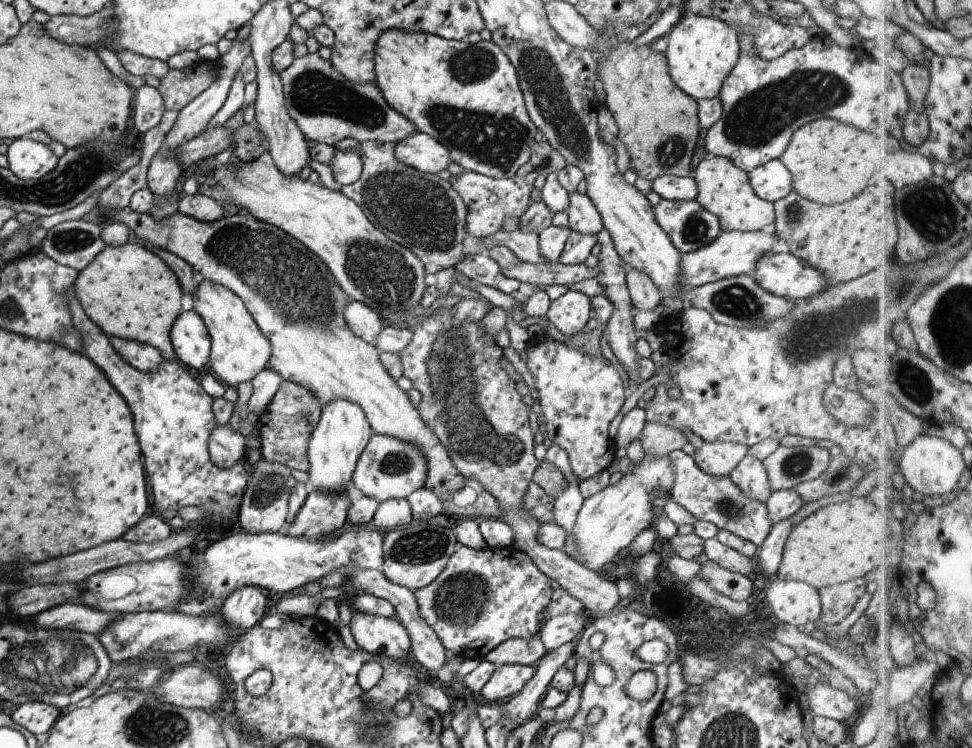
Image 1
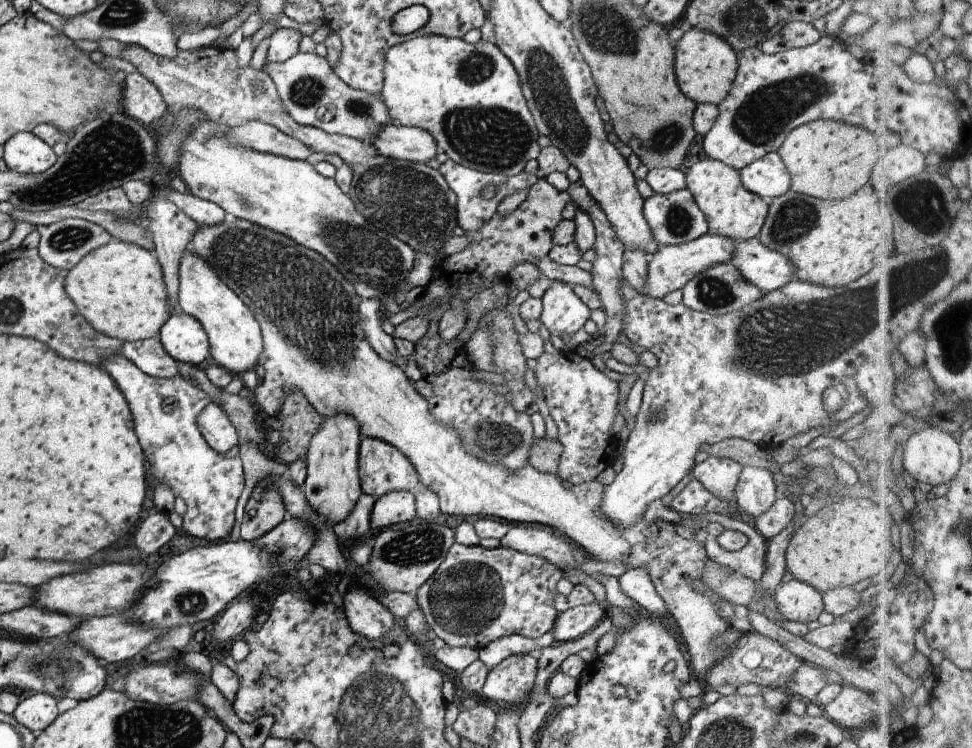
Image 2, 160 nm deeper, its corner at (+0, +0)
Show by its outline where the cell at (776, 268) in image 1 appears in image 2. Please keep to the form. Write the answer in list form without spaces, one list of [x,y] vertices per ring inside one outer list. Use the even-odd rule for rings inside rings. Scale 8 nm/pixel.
[[[757,237],[736,243],[732,263],[749,284],[764,293],[784,288],[796,276],[794,264],[780,252],[764,246]]]

